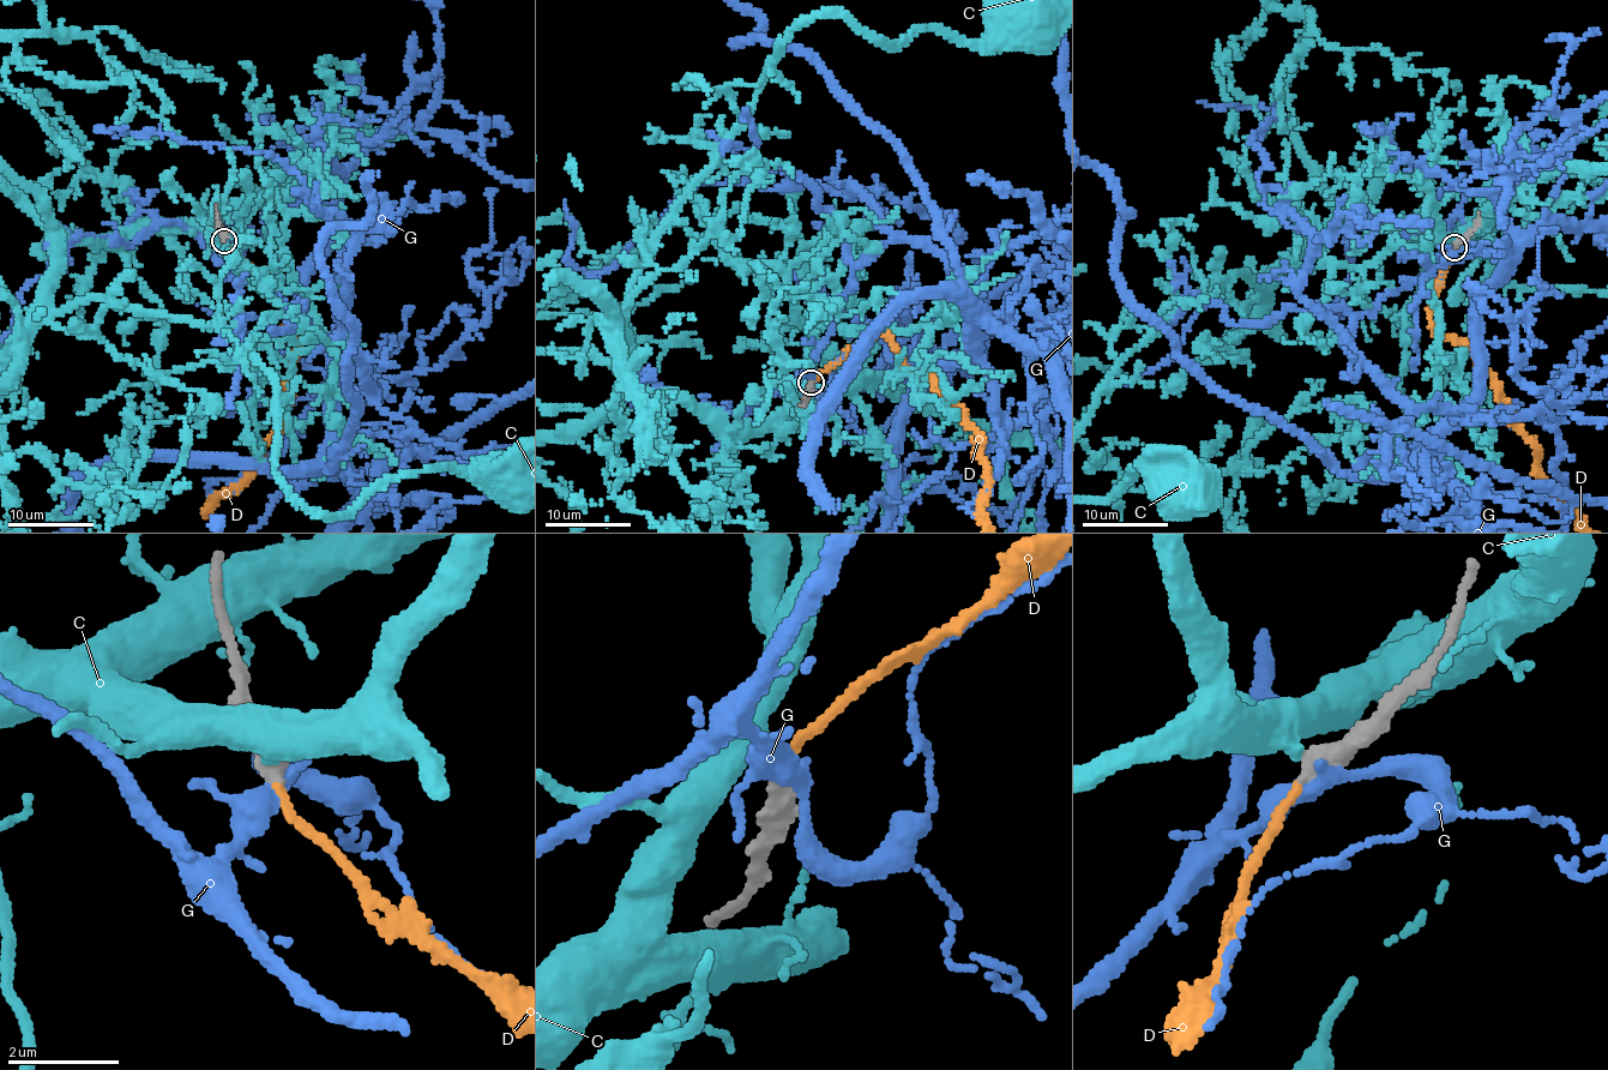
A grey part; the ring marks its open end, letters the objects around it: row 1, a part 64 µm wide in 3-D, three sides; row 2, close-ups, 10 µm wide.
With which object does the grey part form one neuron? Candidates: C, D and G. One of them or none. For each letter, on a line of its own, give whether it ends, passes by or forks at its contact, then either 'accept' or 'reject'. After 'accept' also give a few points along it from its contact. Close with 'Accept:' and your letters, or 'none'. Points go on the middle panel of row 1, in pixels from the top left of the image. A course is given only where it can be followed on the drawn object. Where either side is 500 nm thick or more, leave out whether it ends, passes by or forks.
C: it passes by | reject
D: it ends | accept
G: it forks | reject
Accept: D

